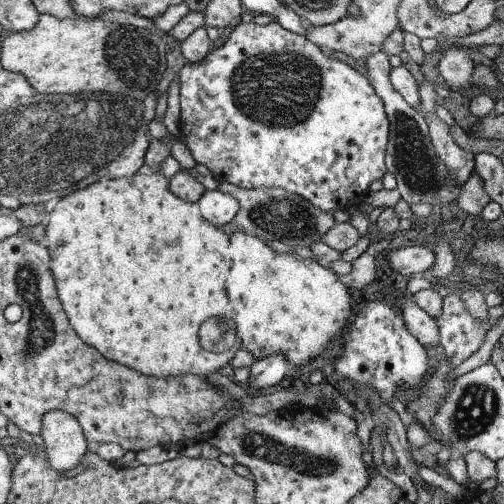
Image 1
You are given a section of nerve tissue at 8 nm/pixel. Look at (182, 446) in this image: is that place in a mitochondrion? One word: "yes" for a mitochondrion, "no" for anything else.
no

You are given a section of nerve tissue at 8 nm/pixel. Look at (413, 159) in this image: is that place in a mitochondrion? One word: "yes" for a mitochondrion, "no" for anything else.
yes

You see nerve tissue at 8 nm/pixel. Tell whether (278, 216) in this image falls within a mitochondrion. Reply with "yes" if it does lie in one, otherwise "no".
yes

